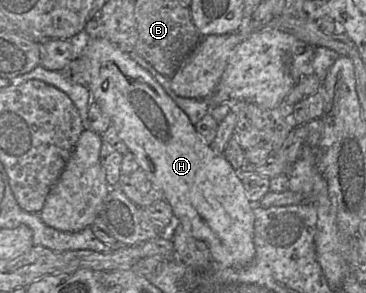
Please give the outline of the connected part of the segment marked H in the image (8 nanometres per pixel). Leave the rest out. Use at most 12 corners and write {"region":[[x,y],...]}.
{"region":[[89,37],[92,101],[212,264],[255,256],[254,204],[153,76]]}

